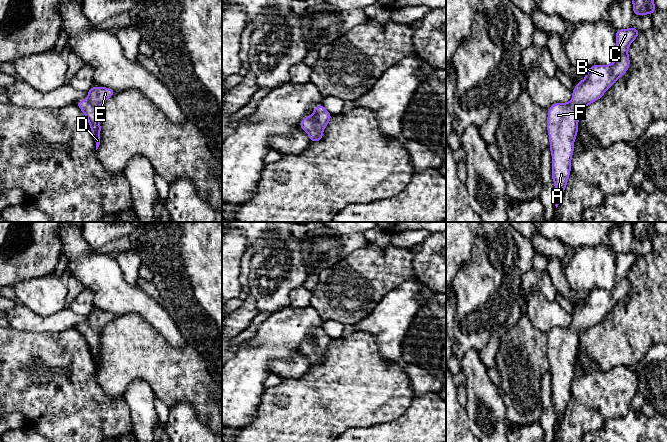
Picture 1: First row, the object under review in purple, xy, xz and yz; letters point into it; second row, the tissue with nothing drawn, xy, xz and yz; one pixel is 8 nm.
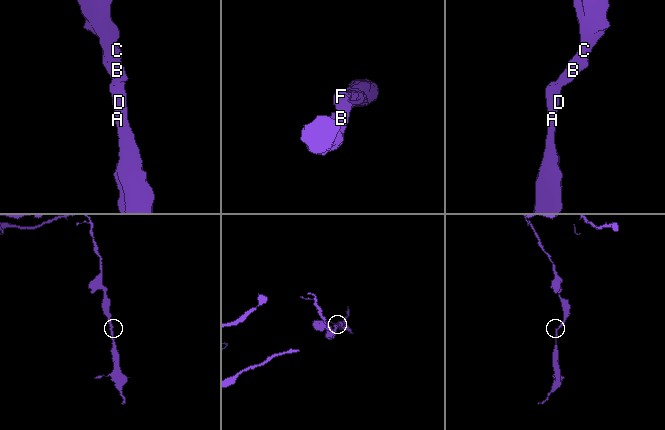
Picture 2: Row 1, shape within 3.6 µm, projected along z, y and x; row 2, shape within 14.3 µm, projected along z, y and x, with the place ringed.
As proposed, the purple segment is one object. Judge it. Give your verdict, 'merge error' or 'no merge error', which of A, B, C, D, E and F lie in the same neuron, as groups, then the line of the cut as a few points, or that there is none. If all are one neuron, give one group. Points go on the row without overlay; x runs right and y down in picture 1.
no merge error | A B C D E F | no cut

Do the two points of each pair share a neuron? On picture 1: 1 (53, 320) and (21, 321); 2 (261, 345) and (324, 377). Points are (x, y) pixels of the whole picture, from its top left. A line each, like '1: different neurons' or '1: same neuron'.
1: same neuron
2: different neurons

